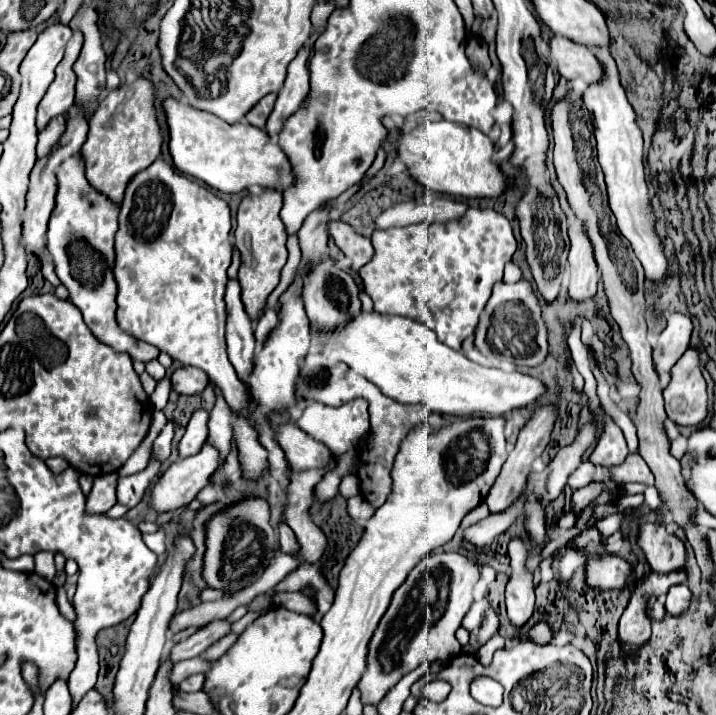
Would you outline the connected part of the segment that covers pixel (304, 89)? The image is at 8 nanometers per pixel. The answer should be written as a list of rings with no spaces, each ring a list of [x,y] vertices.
[[[305,44],[287,68],[285,84],[277,94],[275,108],[273,108],[273,112],[267,120],[267,126],[265,126],[265,132],[269,136],[277,136],[283,130],[285,120],[293,112],[297,112],[303,98],[309,94],[309,70],[305,66],[307,58],[309,58],[309,48],[311,48],[311,44]]]

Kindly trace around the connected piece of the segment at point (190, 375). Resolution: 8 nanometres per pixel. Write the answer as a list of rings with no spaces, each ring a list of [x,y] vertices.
[[[183,366],[177,368],[173,374],[173,390],[177,394],[185,394],[185,396],[193,396],[199,394],[207,388],[209,378],[203,370],[193,368],[193,366]]]

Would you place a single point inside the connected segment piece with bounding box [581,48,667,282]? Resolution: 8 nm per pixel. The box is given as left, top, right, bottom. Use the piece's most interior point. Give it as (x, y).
(619, 144)

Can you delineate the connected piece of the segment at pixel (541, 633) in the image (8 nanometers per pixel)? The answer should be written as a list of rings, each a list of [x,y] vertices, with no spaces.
[[[539,622],[531,632],[529,632],[529,640],[531,642],[539,642],[539,644],[547,644],[551,640],[551,628],[543,622]]]

